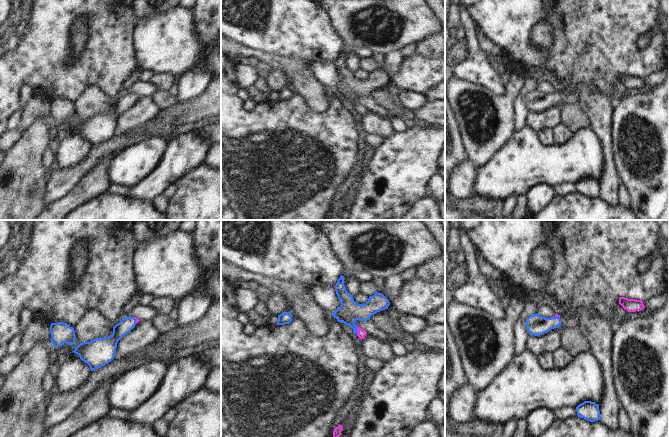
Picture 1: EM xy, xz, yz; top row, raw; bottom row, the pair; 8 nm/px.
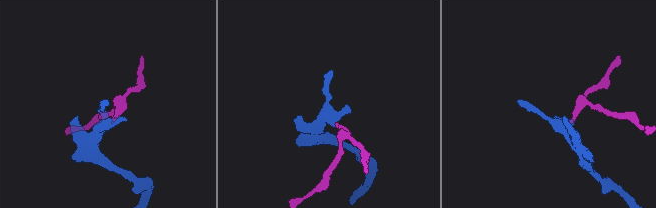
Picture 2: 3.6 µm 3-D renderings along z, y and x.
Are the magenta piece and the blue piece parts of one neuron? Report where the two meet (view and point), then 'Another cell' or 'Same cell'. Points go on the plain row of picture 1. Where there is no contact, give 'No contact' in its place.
Touches magenta at xz (357, 107). Same cell

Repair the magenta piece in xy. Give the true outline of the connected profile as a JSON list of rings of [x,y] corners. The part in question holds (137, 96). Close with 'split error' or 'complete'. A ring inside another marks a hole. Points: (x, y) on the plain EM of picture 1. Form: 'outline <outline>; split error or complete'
outline [[[136,93],[124,94],[113,103],[113,109],[110,112],[82,118],[72,128],[86,138],[91,147],[101,144],[114,135],[118,117],[129,109],[139,97]]]; split error

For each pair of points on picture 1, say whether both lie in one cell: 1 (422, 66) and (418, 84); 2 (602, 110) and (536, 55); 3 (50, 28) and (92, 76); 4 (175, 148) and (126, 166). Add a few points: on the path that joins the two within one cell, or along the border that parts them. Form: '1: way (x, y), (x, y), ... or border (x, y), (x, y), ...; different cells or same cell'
1: way (422, 70), (418, 74), (418, 80); same cell
2: border (530, 43), (541, 46), (547, 52), (545, 64); different cells
3: way (50, 45), (50, 54), (69, 73), (75, 73); same cell
4: border (167, 140), (160, 160), (150, 172); different cells

